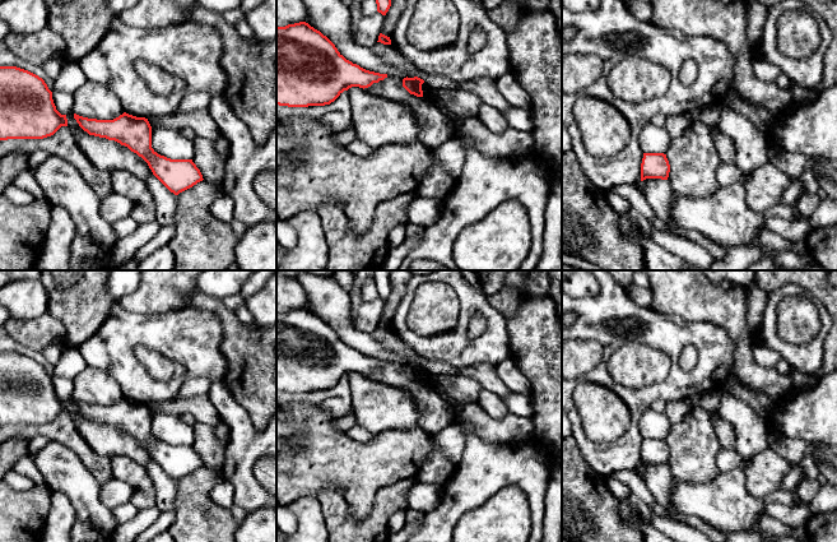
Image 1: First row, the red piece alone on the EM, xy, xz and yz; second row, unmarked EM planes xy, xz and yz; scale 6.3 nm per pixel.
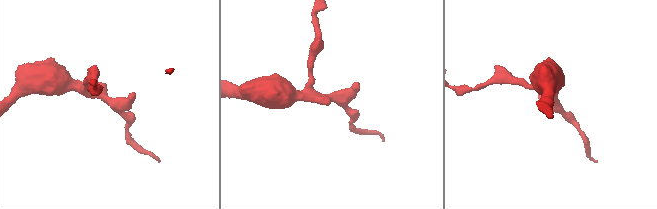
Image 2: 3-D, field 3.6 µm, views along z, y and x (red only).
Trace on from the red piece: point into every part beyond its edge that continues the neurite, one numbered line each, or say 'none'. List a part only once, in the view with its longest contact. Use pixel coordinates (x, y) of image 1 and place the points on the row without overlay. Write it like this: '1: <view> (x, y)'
none

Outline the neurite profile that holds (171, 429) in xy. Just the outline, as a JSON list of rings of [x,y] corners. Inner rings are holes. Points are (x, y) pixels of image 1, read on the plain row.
[[[159,412],[152,416],[152,434],[171,445],[192,445],[195,441],[194,425],[172,413]]]

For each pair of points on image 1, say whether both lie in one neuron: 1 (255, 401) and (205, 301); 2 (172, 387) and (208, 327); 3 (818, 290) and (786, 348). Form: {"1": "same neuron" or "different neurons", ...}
{"1": "same neuron", "2": "same neuron", "3": "different neurons"}

